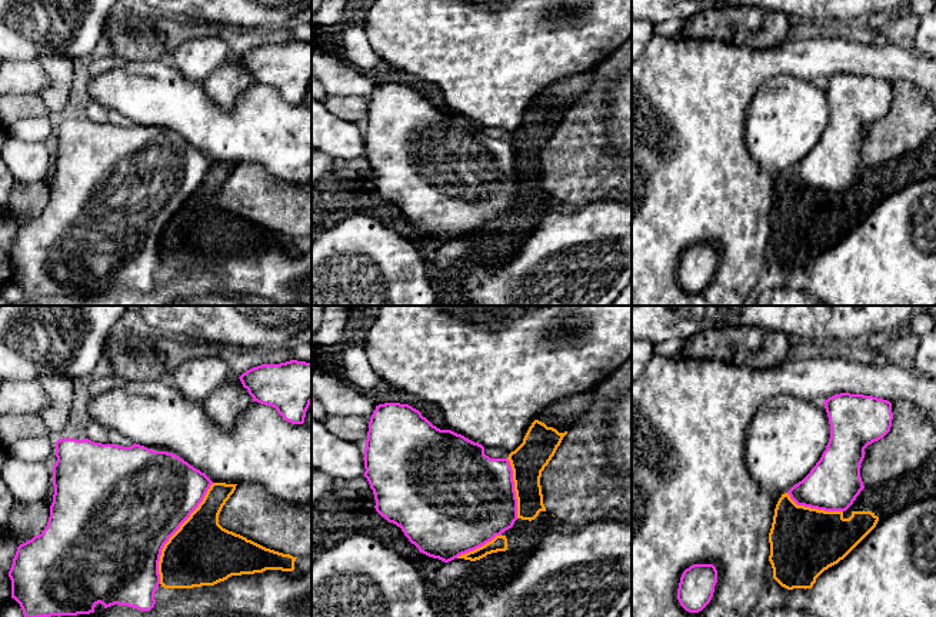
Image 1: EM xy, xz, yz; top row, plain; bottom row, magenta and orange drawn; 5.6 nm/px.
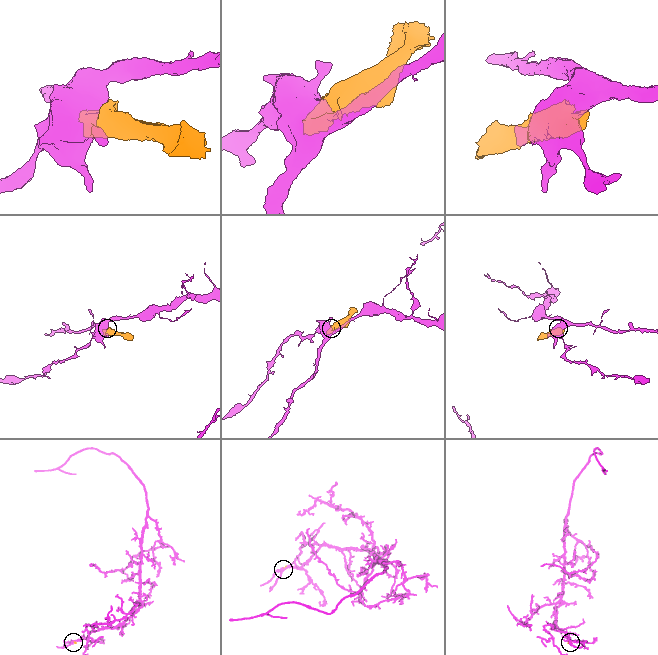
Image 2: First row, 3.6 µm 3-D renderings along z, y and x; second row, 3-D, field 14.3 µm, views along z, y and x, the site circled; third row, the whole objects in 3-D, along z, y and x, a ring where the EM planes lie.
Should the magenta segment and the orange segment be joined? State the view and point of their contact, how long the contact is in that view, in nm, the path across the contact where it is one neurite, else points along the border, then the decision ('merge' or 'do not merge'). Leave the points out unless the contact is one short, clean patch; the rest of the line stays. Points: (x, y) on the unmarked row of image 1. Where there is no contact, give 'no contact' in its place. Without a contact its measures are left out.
xy (175, 212) | 650 nm | do not merge

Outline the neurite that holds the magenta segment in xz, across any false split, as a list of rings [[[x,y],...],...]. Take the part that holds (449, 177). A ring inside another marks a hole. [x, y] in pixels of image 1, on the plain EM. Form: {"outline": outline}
{"outline": [[[409,84],[376,86],[364,129],[364,157],[373,170],[376,191],[402,209],[420,233],[449,243],[492,221],[517,200],[513,150],[507,139],[490,139],[484,127],[452,110],[440,110]]]}

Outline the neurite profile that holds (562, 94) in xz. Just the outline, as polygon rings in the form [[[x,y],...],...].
[[[597,66],[553,81],[539,93],[536,100],[544,103],[547,107],[556,109],[559,113],[569,113],[596,84],[596,71]]]

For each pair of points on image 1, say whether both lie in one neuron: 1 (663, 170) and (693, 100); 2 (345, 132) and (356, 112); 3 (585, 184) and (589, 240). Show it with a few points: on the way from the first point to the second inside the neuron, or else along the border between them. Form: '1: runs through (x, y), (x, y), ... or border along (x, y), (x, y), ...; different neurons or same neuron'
1: runs through (668, 153), (668, 140), (675, 129), (676, 117); same neuron
2: border along (326, 107), (332, 113), (355, 122); different neurons
3: border along (616, 200), (593, 200), (578, 207); different neurons

